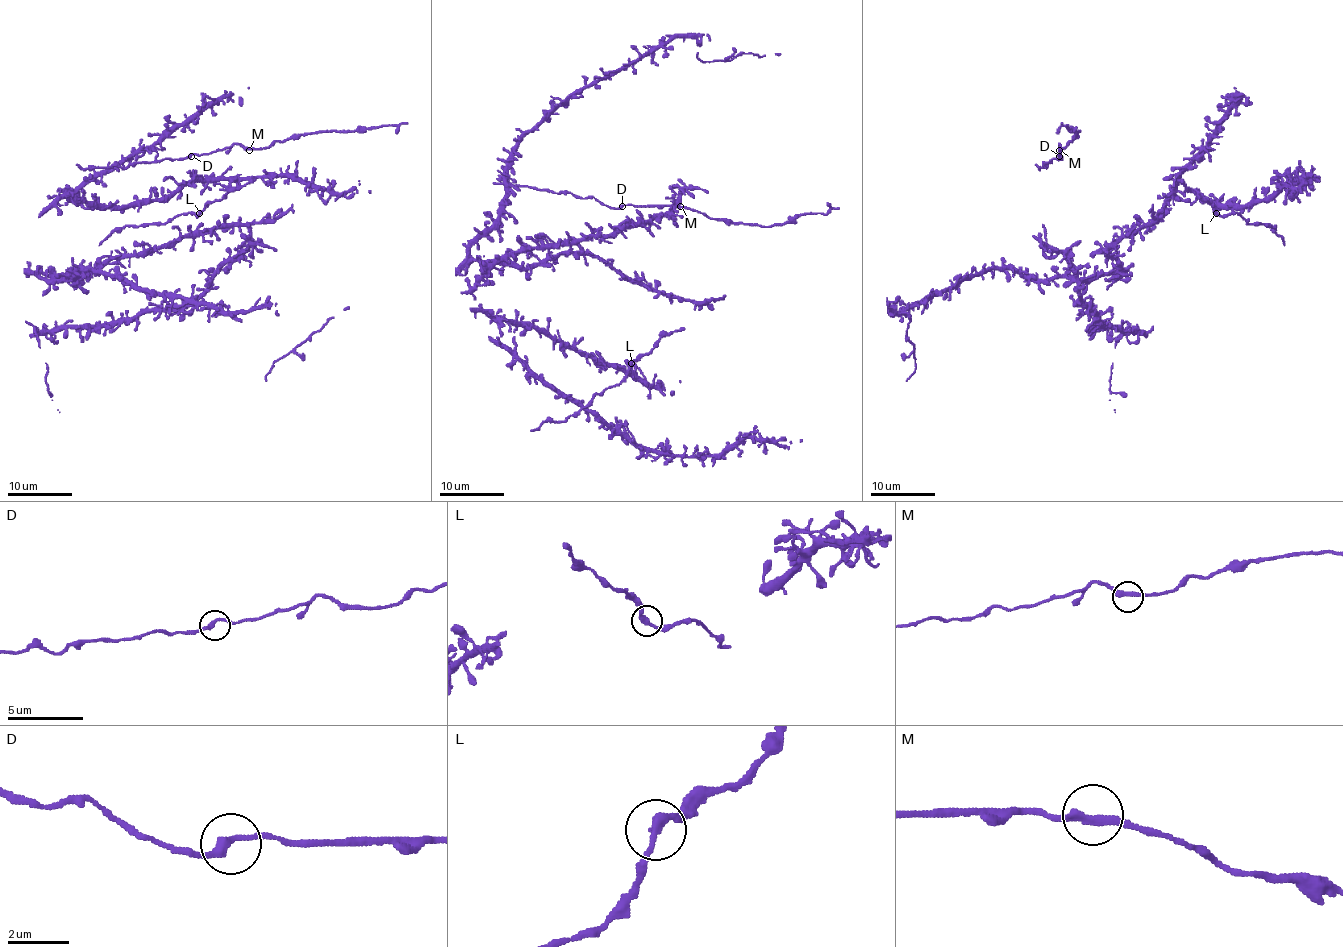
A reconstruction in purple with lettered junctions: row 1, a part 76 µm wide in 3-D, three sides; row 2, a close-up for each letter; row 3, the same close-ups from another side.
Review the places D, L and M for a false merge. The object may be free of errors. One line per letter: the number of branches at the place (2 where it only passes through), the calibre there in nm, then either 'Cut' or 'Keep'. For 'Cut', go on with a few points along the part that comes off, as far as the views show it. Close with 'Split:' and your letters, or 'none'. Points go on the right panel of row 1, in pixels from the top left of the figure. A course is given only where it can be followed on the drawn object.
D: Branches: 2. Thickness 240 nm. Keep
L: Branches: 2. Thickness 260 nm. Keep
M: Branches: 2. Thickness 280 nm. Keep
Split: none

